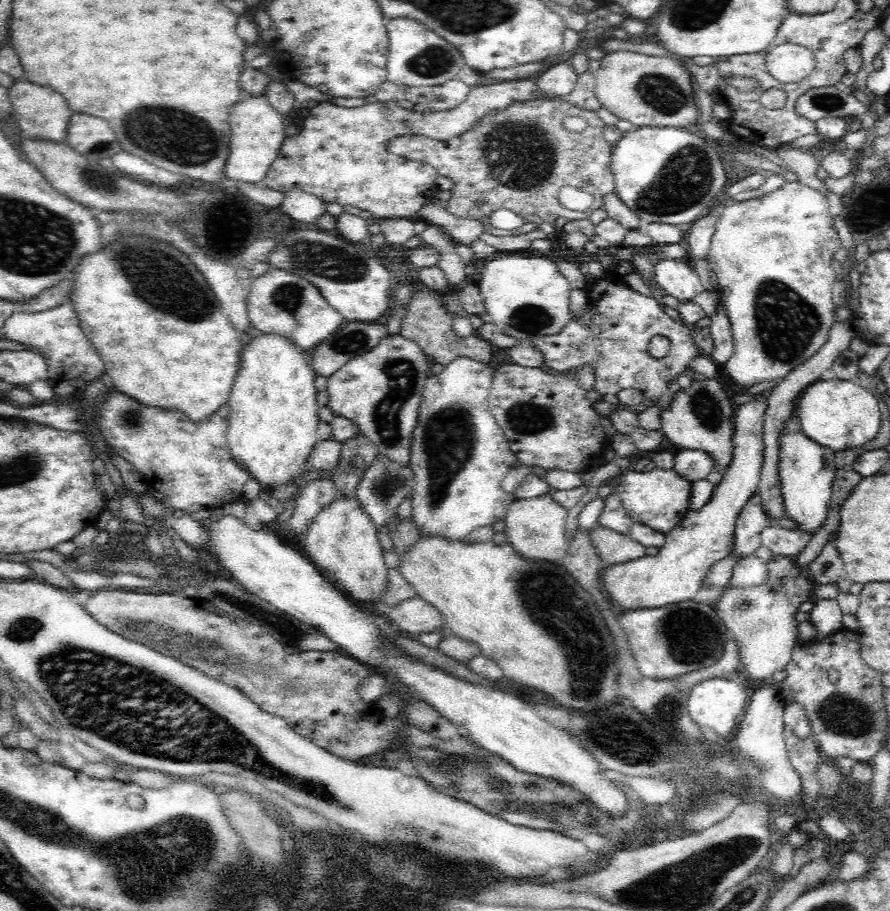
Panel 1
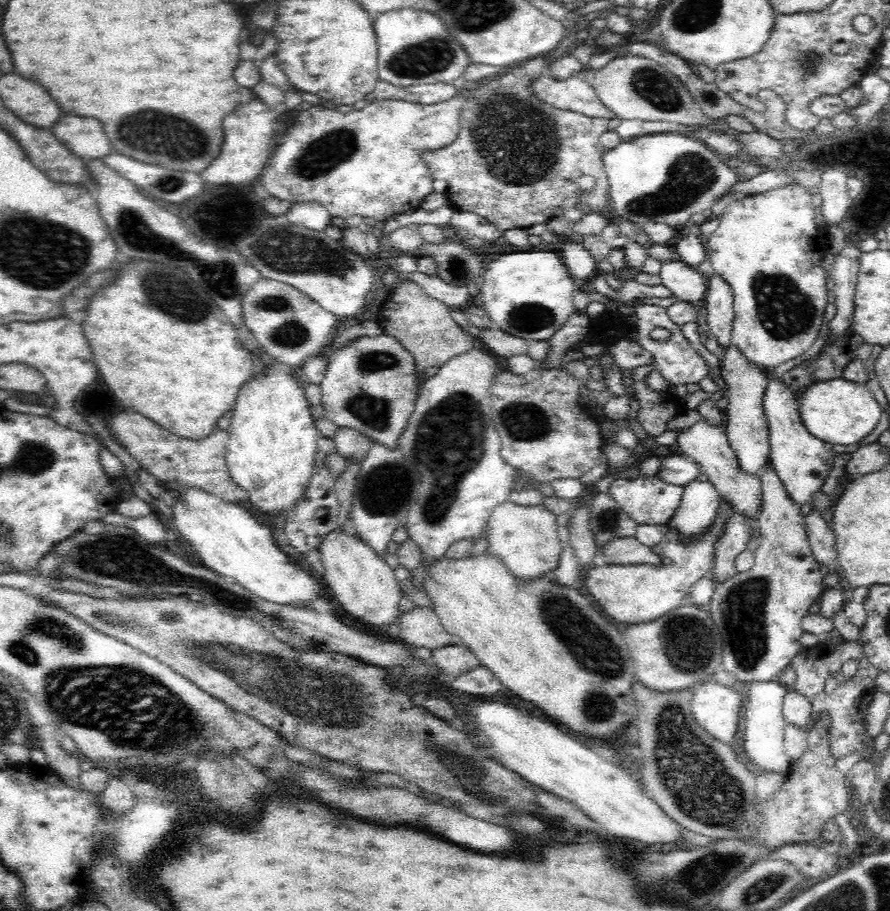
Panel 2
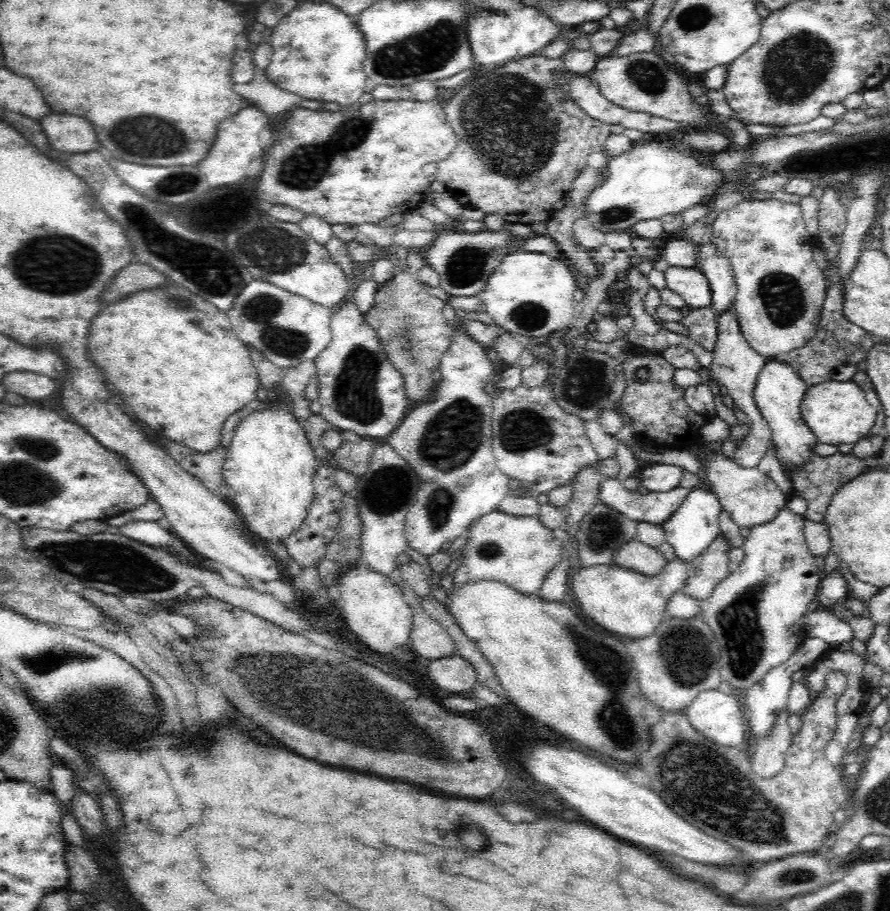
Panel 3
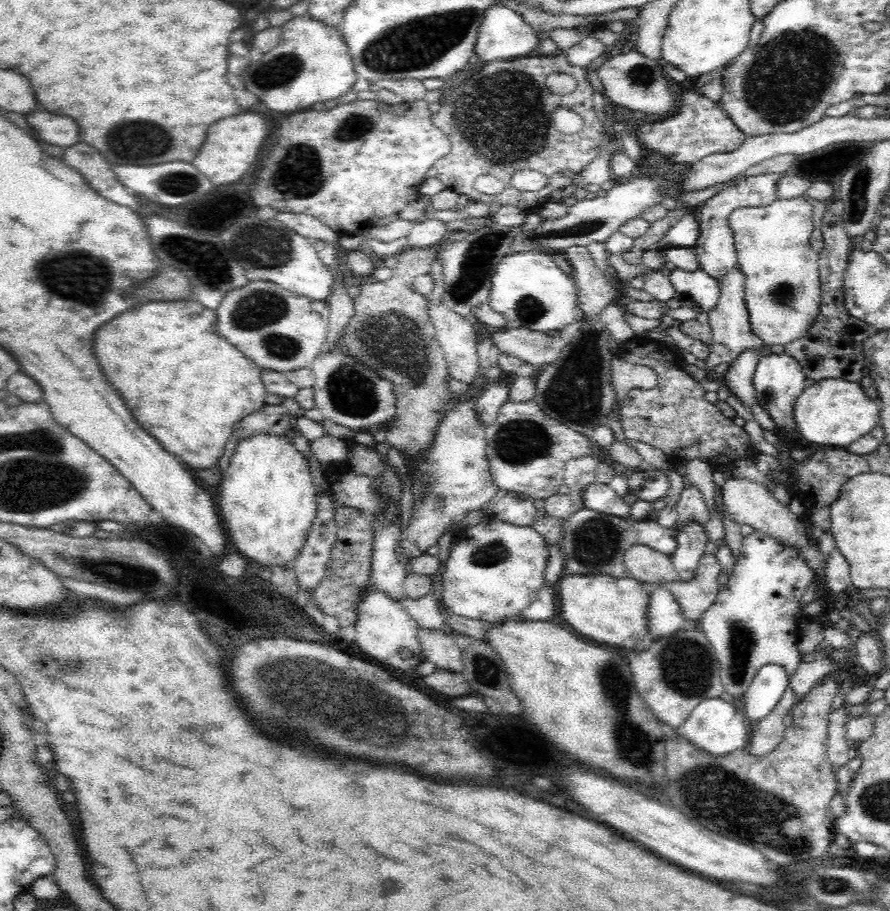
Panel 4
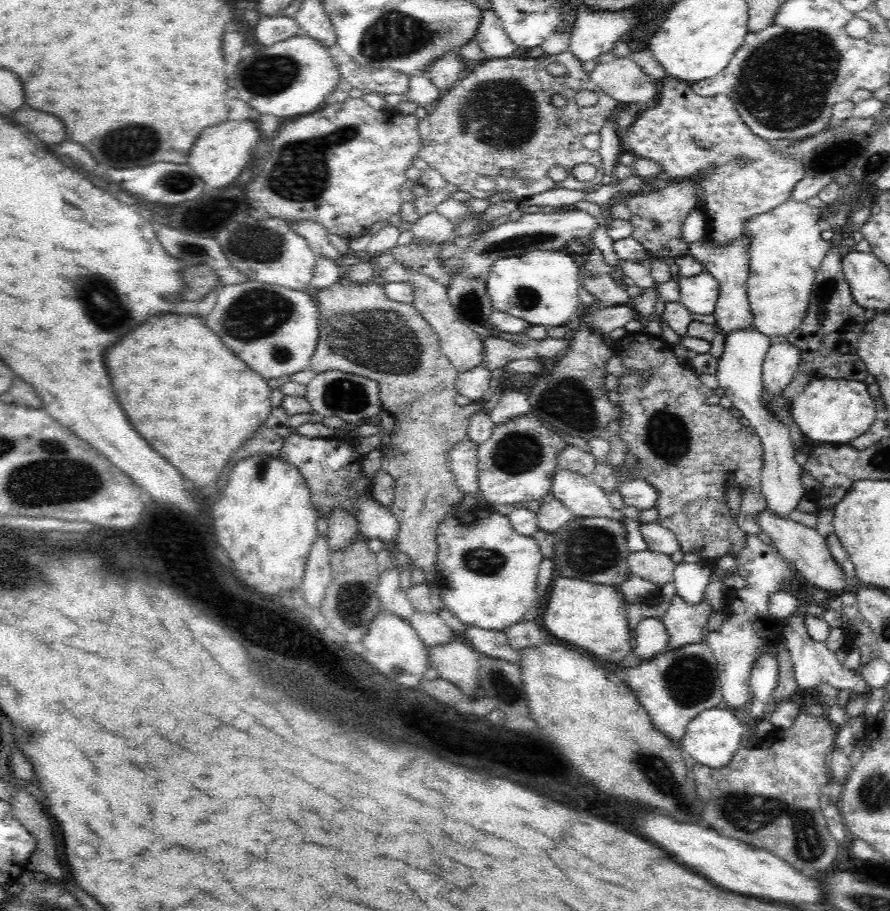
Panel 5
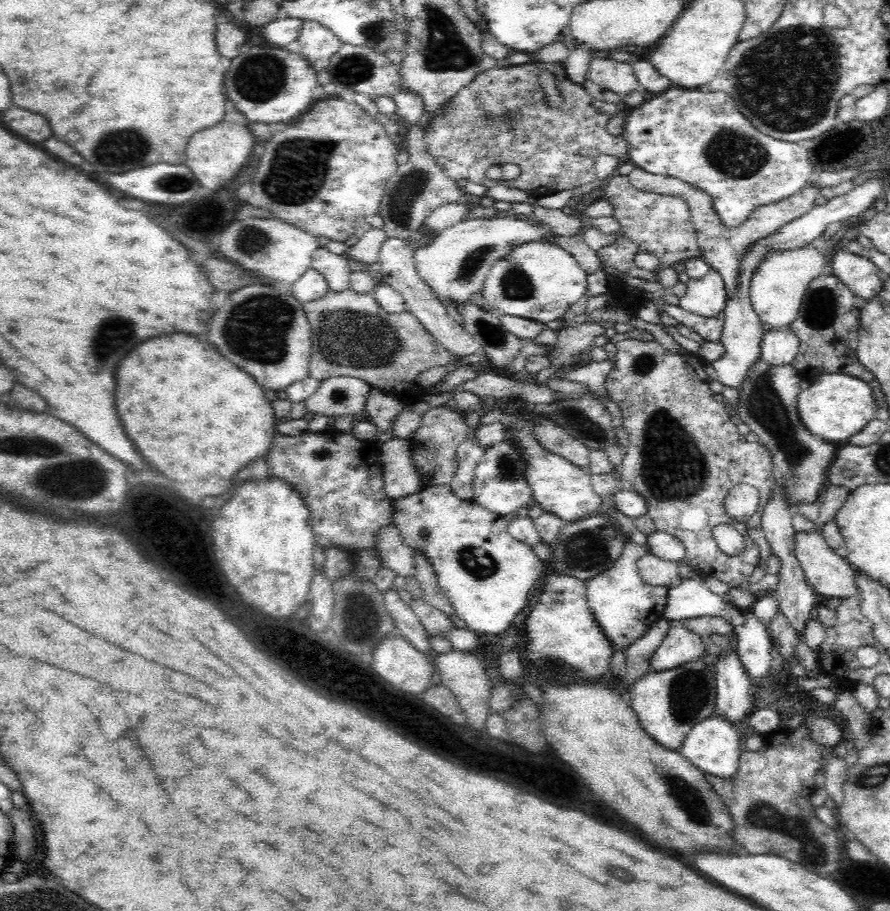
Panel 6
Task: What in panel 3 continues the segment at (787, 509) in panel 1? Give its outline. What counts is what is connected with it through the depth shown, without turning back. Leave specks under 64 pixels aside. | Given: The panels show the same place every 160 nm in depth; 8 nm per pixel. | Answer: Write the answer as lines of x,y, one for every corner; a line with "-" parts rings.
768,360
758,374
754,386
756,407
772,431
772,442
776,447
775,455
779,464
796,472
814,456
814,446
818,444
816,435
808,428
801,415
801,404
805,397
806,383
800,375
786,362

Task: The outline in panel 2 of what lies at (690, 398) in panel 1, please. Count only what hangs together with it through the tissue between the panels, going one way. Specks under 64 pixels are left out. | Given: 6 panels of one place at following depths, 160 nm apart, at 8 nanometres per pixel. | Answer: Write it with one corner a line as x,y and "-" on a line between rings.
703,417
696,425
678,430
677,445
686,456
694,459
700,472
707,475
708,480
720,493
721,500
738,513
755,518
760,510
762,487
759,475
748,474
739,468
739,460
732,450
723,423
710,424

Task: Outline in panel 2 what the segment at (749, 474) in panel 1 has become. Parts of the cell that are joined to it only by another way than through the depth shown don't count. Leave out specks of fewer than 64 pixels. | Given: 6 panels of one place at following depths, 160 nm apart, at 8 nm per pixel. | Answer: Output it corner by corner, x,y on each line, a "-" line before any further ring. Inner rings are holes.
730,344
730,346
724,350
724,354
722,354
720,358
720,363
720,377
724,380
723,383
726,384
726,395
729,398
728,406
726,410
724,410
727,415
727,421
723,423
728,442
738,457
739,468
748,474
759,475
762,468
769,461
771,448
769,443
769,422
768,419
766,419
763,405
764,394
766,394
766,386
768,386
770,374
768,371
752,364
733,344
-
719,508
712,528
692,544
685,544
677,530
669,528
660,545
664,550
660,566
616,564
591,567
586,572
582,583
594,601
601,606
601,610
604,610
604,614
614,618
616,622
631,625
654,620
656,616
662,616
685,603
693,584
713,570
715,547
724,533
726,512
728,510

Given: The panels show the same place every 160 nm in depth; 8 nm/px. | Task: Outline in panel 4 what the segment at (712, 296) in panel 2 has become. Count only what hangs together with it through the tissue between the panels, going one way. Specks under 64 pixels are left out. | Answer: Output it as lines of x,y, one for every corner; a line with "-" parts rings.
784,172
766,173
747,176
736,182
732,180
733,184
726,190
700,205
700,212
696,215
699,220
700,236
692,249
696,253
701,269
706,274
720,281
720,276
724,276
738,267
735,238
733,230
729,227
728,217
740,207
759,207
775,202
777,200
776,190
778,190
776,186
778,186
779,178
783,178
784,175
786,175

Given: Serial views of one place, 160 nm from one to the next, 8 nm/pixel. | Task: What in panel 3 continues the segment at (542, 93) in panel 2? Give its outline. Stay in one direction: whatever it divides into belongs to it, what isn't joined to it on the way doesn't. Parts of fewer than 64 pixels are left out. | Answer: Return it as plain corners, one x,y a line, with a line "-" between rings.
582,75
568,80
568,97
580,106
580,109
595,120
608,125
622,125
625,129
636,129
641,133
672,132
677,130
686,133
689,127
680,122
651,116
642,112
633,112
612,104
600,93
599,87
591,80
590,75

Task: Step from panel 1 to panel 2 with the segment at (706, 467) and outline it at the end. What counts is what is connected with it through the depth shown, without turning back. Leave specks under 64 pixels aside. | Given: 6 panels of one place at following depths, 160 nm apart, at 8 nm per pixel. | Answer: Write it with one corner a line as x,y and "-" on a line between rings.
683,454
664,457
660,462
660,472
656,476
665,483
683,487
695,481
700,473
698,463

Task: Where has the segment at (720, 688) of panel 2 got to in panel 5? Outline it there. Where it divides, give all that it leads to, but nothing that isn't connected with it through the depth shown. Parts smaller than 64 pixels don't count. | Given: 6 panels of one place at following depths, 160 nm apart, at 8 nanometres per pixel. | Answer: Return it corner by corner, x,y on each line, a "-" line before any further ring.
725,705
707,708
688,723
680,742
684,751
692,756
694,761
710,768
722,768
733,759
736,751
741,747
743,723
742,714
736,714
736,711

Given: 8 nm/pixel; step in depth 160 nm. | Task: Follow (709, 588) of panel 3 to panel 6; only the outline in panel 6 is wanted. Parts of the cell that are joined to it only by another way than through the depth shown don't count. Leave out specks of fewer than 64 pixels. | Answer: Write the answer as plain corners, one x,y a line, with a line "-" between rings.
686,619
669,620
667,635
652,656
652,671
662,672
670,668
680,668
703,657
708,642
692,629
684,627
686,622

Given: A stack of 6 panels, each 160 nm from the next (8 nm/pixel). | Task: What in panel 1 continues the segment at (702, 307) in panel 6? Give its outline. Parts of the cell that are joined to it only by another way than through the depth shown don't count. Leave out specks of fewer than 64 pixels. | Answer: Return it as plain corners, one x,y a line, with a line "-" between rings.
667,258
658,262
655,264
655,280
670,296
681,302
690,302
694,296
704,292
700,277
692,269
688,258

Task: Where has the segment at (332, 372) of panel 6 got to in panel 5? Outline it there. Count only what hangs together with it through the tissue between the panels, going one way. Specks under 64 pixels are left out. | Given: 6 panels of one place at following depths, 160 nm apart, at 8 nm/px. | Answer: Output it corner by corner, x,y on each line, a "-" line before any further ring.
379,279
369,284
352,283
348,287
338,282
328,288
318,289
313,294
320,311
318,316
320,334
309,366
316,371
316,374
342,371
375,380
380,385
379,393
383,408
395,418
390,450
383,455
381,469
391,474
395,480
395,497
389,509
400,523
396,549
410,557
413,567
424,571
425,582
430,587
438,587
437,531
448,518
452,506
459,504
463,499
462,491
455,483
447,452
453,444
467,439
470,419
477,410
482,409
482,404
473,403
463,406
456,404
454,398
458,394
456,378
459,372
441,351
435,331
414,307
413,302
400,303
390,299
386,295
384,283

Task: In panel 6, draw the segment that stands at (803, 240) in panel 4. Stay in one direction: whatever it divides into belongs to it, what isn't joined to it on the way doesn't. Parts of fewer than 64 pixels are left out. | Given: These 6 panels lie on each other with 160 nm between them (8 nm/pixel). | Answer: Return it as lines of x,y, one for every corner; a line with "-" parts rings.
812,243
797,249
774,249
756,267
749,284
749,299
763,323
782,329
798,318
808,285
826,270
828,260

